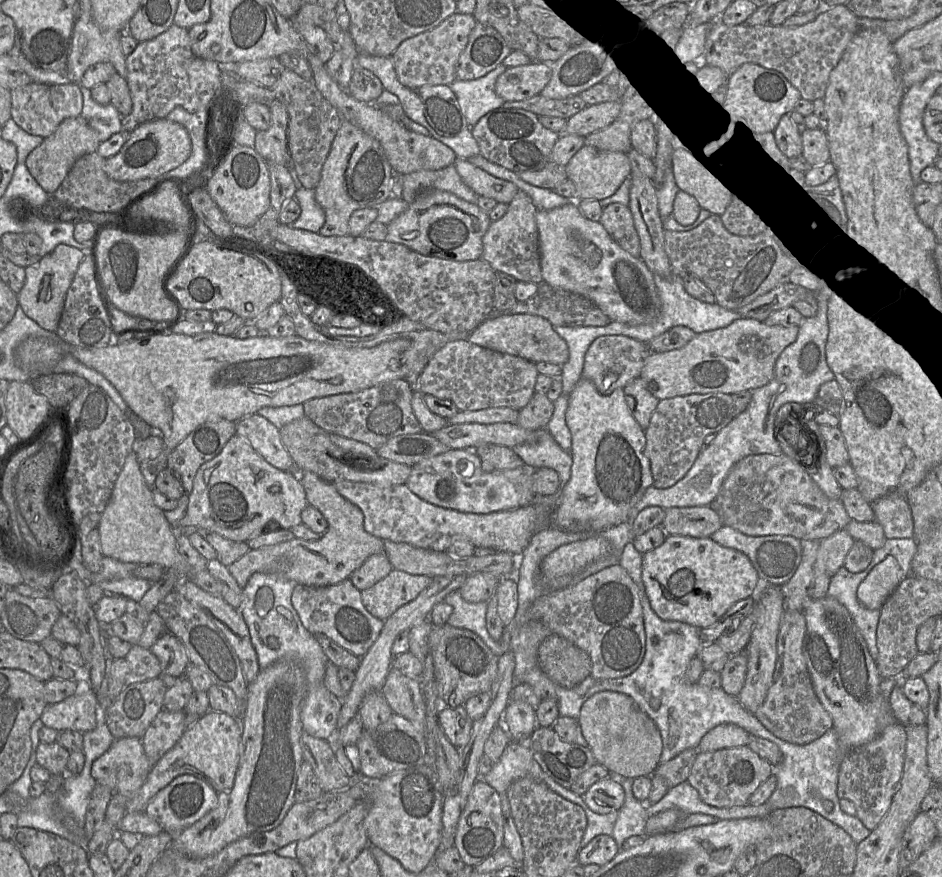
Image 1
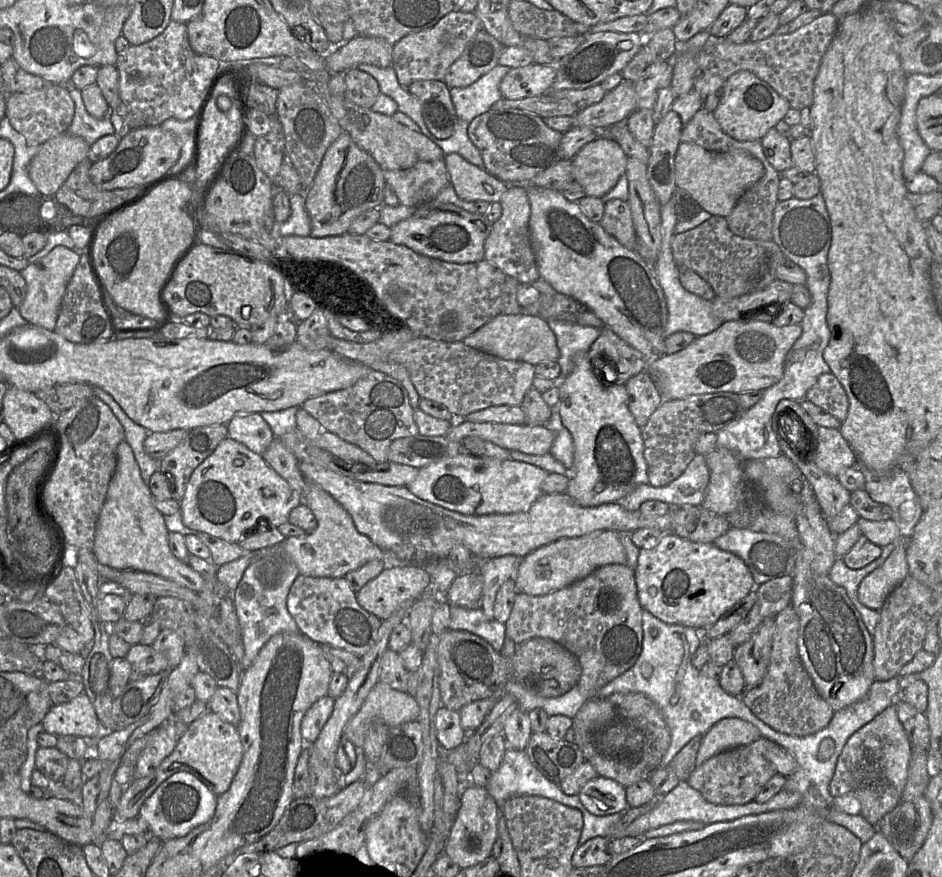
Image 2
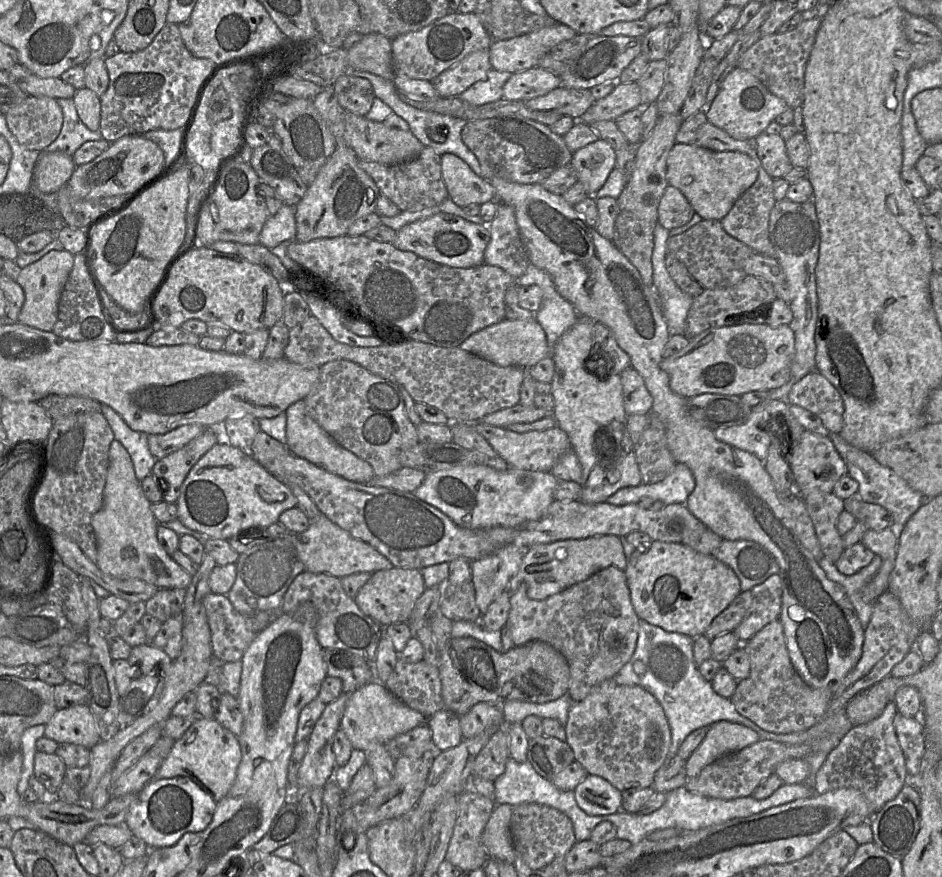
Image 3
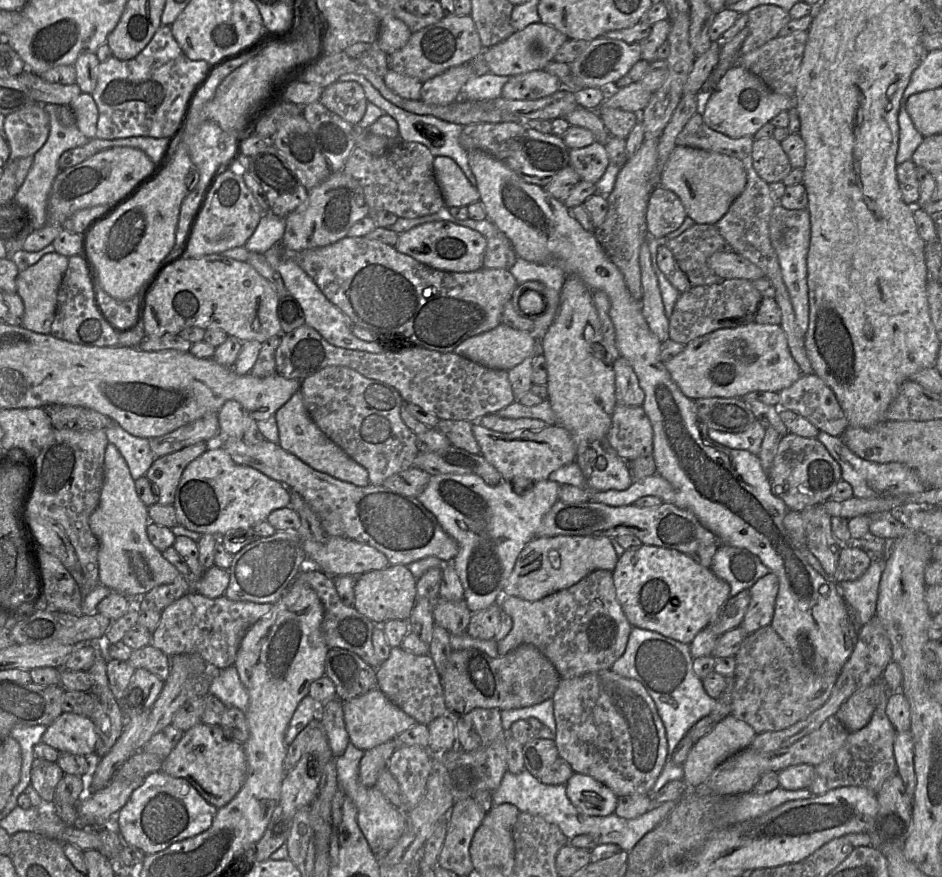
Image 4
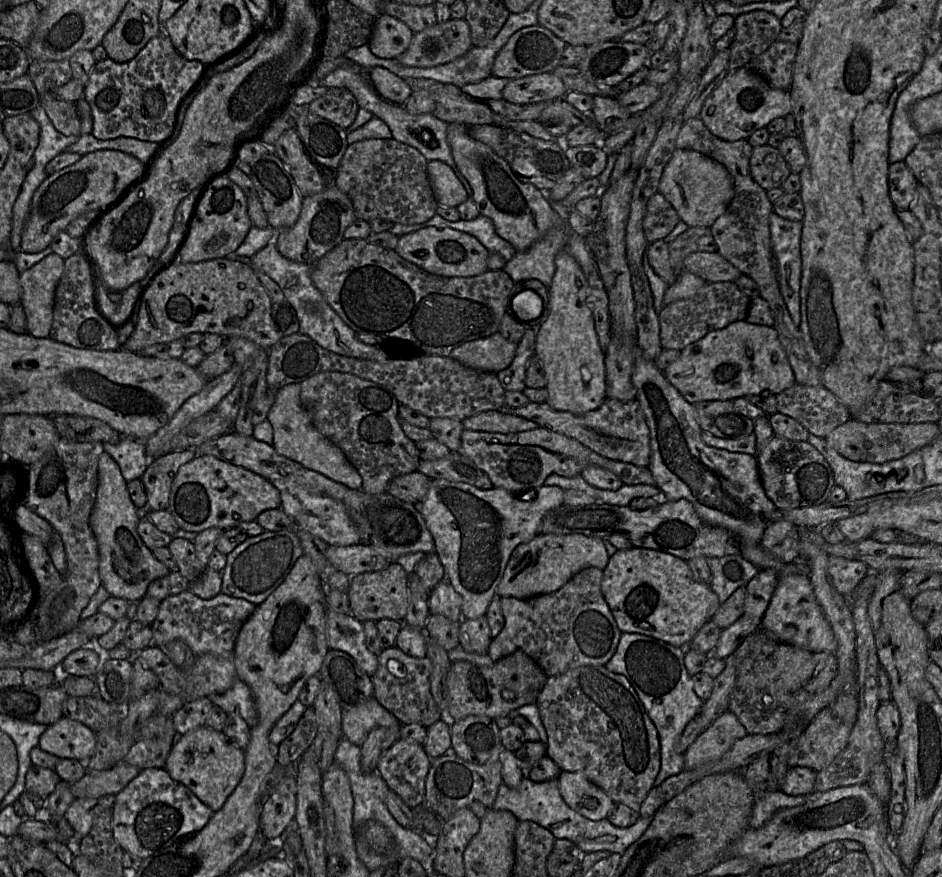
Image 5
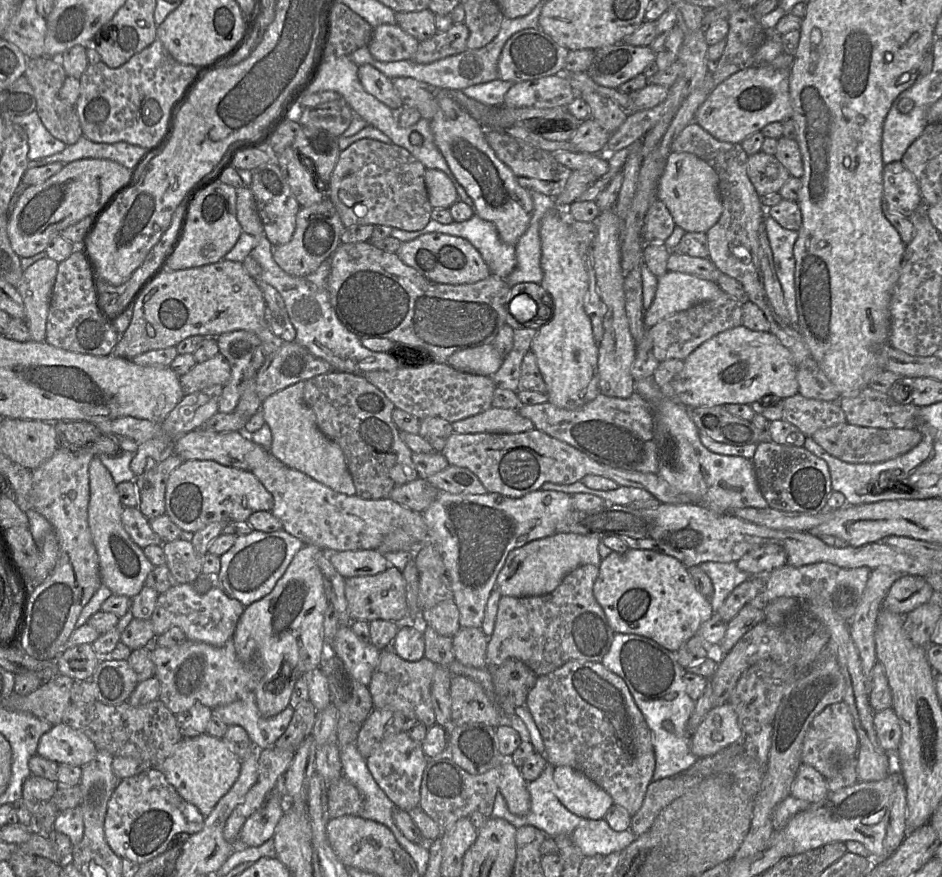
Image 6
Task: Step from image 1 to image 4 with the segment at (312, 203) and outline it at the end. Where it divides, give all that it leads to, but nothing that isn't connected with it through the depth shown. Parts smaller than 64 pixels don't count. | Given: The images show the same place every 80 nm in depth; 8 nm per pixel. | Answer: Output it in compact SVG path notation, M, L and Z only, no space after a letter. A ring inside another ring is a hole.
M266 213L244 247L250 252L264 254L275 244L281 243L285 227L285 218Z

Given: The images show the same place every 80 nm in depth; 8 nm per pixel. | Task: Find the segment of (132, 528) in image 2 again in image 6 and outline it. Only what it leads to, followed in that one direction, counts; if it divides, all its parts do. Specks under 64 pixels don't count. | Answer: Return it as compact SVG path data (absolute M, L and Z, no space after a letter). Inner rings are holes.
M95 456L89 465L90 499L88 504L88 525L92 534L93 543L99 558L99 573L102 584L109 588L112 594L133 598L144 587L148 574L154 569L154 565L147 559L143 549L139 547L129 536L121 522L124 510L111 473L103 465L100 458Z

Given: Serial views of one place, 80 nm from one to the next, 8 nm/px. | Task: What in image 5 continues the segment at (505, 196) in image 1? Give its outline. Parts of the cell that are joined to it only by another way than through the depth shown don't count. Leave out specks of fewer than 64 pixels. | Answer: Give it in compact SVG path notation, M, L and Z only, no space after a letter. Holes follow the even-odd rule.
M440 160L427 164L427 174L439 206L458 207L468 200L468 194L453 169Z

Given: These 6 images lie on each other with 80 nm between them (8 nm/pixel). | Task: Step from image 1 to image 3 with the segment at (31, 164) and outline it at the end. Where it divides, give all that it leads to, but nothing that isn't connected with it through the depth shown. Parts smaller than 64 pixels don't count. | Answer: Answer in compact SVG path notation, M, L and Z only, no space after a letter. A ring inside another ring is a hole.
M62 151L41 152L34 167L34 187L45 194L57 193L76 167L72 155Z

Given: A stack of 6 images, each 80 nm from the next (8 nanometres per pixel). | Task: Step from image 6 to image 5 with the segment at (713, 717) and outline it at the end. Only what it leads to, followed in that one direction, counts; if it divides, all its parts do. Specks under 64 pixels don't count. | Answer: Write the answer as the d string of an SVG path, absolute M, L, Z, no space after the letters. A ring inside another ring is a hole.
M727 710L704 729L688 747L684 755L684 770L695 769L704 763L719 759L736 741L747 735L737 716Z

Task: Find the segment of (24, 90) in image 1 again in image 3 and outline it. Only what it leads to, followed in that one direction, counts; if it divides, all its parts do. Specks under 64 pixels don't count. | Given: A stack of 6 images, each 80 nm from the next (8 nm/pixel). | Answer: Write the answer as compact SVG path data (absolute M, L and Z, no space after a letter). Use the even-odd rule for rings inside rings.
M28 96L6 114L10 131L23 147L44 151L59 136L63 112L57 99Z

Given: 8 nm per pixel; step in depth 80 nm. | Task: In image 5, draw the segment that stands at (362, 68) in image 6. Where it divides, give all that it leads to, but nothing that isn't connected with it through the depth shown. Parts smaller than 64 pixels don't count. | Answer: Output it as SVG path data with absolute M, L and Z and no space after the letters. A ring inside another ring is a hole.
M375 66L369 69L369 75L378 95L391 103L403 105L413 92L405 79L386 68Z

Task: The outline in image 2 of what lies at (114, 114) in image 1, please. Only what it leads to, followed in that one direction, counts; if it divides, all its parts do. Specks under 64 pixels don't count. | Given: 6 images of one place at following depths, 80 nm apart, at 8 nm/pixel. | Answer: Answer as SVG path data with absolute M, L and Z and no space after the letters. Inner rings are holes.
M69 83L69 89L75 104L75 114L67 132L84 138L90 145L106 135L115 133L109 118L97 119L88 113L82 100L81 90L71 83Z

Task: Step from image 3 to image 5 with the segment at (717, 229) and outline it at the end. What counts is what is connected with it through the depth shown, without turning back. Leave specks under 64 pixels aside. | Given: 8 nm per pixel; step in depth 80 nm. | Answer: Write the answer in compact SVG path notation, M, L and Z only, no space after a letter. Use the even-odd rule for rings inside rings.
M692 227L669 244L670 264L675 271L685 270L684 259L696 252L717 252L710 228Z

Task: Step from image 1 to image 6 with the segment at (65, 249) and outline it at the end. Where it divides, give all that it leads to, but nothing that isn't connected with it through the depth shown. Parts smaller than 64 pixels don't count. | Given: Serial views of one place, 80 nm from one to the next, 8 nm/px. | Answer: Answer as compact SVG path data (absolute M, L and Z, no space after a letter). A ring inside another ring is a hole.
M45 257L25 271L17 285L25 307L25 322L32 340L46 340L46 322L59 262Z

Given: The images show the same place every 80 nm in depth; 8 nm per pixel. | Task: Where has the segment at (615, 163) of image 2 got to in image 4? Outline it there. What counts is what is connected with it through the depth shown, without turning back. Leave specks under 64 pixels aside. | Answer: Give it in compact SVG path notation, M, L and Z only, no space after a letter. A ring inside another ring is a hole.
M596 141L579 149L569 149L569 163L581 181L596 184L605 173L610 160L602 142Z

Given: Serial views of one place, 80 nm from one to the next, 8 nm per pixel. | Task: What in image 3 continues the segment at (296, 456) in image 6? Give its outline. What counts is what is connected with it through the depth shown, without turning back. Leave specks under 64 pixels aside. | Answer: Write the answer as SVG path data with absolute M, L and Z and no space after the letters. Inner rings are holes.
M298 400L285 411L286 446L295 455L346 480L367 484L374 477L372 466L339 445L307 412L305 401Z

